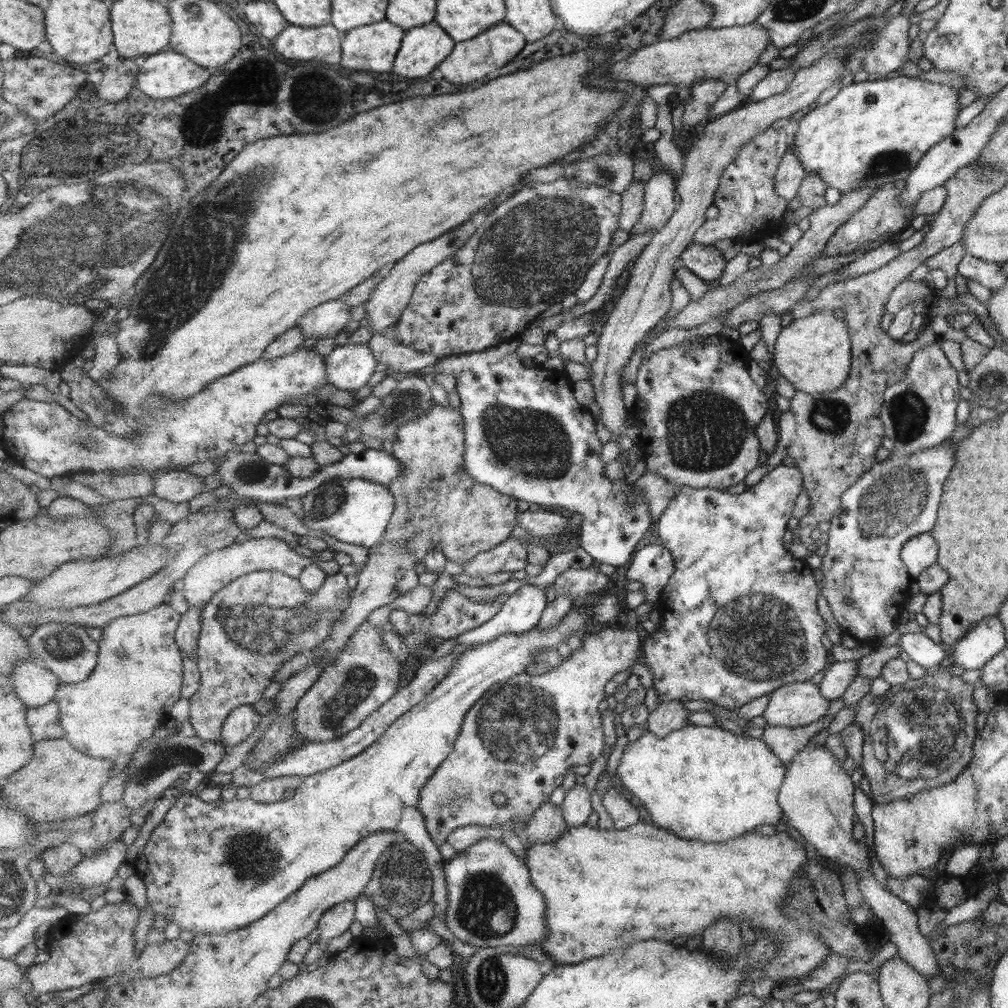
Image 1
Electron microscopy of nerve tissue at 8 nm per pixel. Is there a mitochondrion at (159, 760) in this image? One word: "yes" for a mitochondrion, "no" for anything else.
yes

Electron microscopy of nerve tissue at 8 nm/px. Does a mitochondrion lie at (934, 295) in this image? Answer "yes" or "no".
no

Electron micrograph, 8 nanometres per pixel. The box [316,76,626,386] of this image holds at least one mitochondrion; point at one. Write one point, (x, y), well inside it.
(539, 247)

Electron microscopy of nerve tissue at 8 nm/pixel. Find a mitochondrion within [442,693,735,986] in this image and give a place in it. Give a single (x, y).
(486, 907)

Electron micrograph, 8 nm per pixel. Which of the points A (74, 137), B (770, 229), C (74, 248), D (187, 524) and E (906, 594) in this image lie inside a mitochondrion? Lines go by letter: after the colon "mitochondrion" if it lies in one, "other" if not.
A: mitochondrion
B: other
C: mitochondrion
D: other
E: other

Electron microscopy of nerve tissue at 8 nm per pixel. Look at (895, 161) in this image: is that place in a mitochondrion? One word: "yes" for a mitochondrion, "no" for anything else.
yes

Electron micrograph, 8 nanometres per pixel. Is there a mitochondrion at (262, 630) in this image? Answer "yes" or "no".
yes

